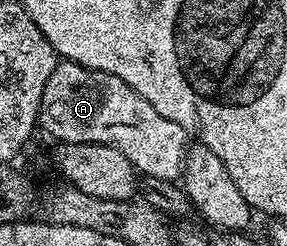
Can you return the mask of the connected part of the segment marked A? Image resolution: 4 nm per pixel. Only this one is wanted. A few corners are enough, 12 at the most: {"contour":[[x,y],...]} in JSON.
{"contour":[[57,61],[39,125],[176,182],[189,131],[130,84]]}

